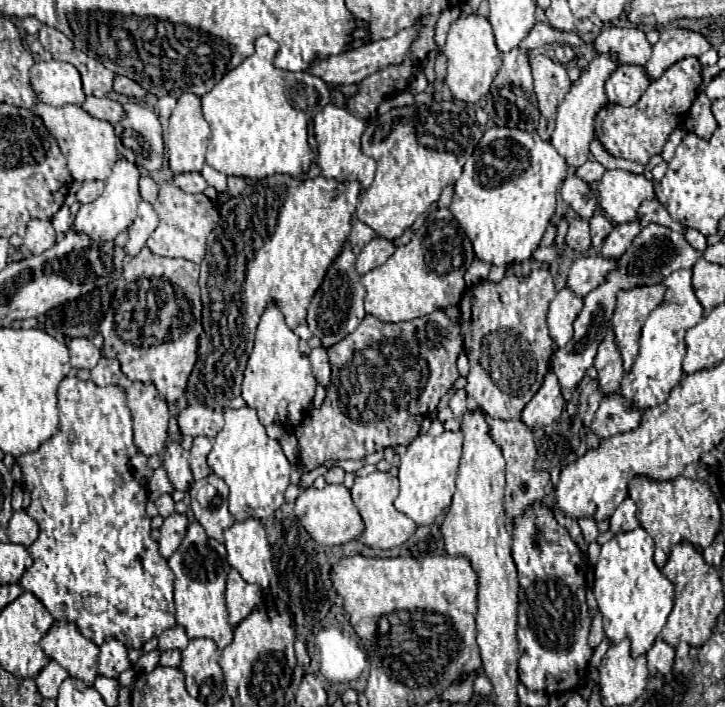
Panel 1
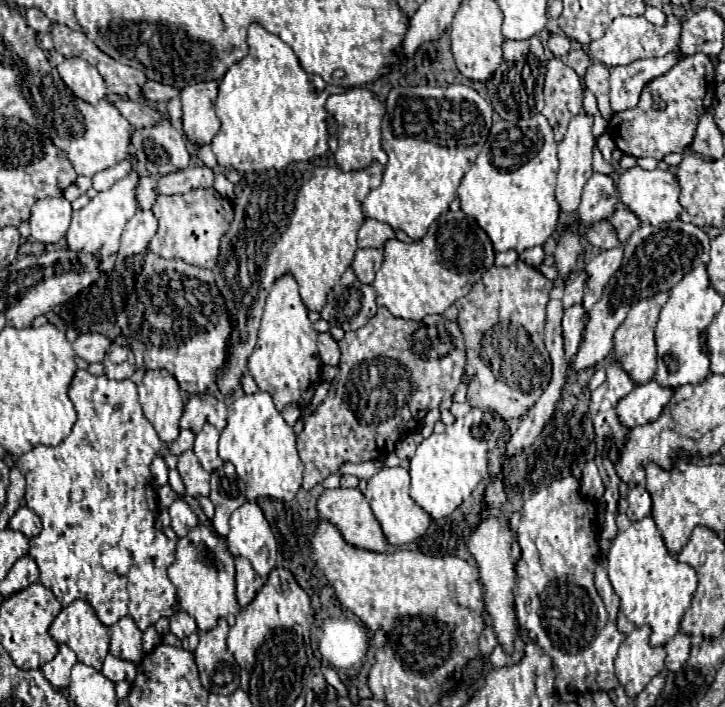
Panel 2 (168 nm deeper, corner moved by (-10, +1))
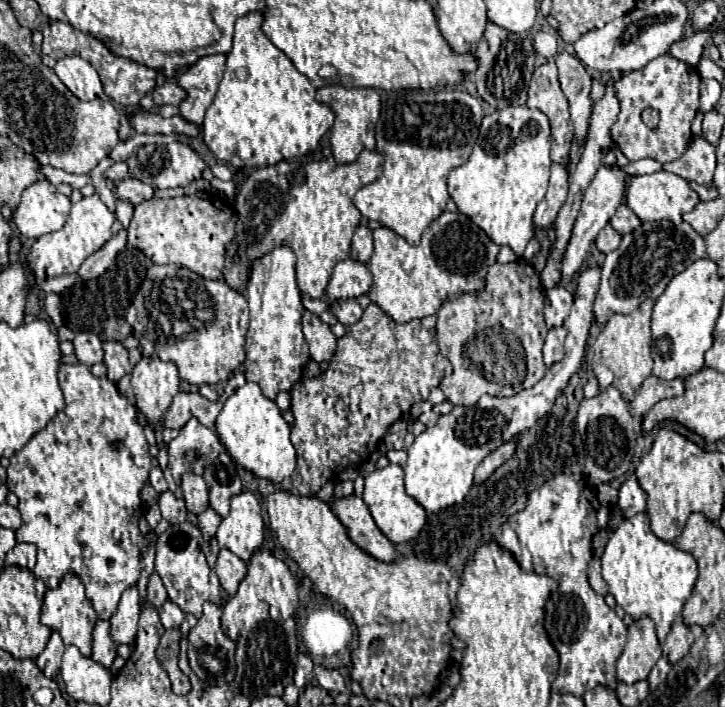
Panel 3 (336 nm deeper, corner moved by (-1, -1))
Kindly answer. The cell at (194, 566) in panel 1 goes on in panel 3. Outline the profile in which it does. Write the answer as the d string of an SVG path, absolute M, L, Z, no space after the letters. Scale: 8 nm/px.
M189 522L169 526L169 530L157 538L157 556L155 556L155 572L161 576L169 600L175 602L185 614L193 614L195 618L201 616L201 606L207 600L211 600L219 608L223 606L223 594L221 594L223 590L219 578L215 570L207 564L205 554L199 548L199 540L201 540L201 530Z

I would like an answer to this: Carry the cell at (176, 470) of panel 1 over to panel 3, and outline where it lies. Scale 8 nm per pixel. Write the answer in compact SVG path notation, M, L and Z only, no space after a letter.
M193 472L183 474L181 478L181 490L185 496L185 504L187 510L193 514L201 514L207 506L209 506L209 492L207 492L207 484L203 480L203 476L197 476Z

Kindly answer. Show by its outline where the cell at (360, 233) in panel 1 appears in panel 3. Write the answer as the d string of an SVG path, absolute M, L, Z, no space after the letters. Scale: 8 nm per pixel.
M363 222L363 224L359 224L359 228L355 230L355 236L353 236L351 258L359 260L359 262L369 262L371 254L373 254L373 232Z

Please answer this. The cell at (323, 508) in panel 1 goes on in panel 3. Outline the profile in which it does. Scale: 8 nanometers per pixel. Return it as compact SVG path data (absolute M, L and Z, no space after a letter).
M351 494L345 498L333 498L329 504L341 524L347 528L347 534L353 544L383 562L391 562L397 558L395 546L381 534L369 514L367 504L359 496Z

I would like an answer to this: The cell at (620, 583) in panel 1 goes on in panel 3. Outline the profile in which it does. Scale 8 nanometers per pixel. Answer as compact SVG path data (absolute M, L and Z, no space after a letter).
M637 514L613 531L601 556L601 568L608 592L615 596L617 604L633 620L649 616L655 622L659 644L663 644L697 580L697 562L693 556L677 550L669 542L661 542L651 532L647 514Z

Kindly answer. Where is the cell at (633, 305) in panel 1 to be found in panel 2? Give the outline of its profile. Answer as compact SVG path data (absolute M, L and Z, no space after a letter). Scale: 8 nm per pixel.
M658 292L654 298L640 300L632 304L626 320L614 334L614 358L620 362L620 366L628 372L628 376L634 380L634 384L642 386L650 382L656 374L656 342L654 342L654 328L658 322L660 308L668 300L668 292Z

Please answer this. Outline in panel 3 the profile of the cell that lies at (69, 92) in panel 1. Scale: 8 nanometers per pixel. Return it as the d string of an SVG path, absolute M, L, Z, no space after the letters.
M67 56L57 60L55 74L79 100L107 98L97 70L79 56Z

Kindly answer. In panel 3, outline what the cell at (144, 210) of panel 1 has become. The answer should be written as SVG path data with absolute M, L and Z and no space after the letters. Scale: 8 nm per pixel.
M121 228L107 244L103 244L103 248L99 248L99 252L93 252L83 262L83 266L79 268L81 278L87 282L87 280L93 280L93 278L101 276L111 266L117 252L121 252L125 248L125 244L127 244L127 230Z

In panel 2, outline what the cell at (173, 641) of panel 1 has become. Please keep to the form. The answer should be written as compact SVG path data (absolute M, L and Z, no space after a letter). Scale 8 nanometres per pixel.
M176 608L174 614L170 616L170 632L176 634L178 638L186 638L196 630L196 622L192 616L188 616L184 610Z

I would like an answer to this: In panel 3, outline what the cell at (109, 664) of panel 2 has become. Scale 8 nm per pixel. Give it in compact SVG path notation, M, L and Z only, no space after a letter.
M99 620L93 630L93 656L97 664L103 664L103 668L111 668L113 660L117 658L117 646L109 638L109 622Z

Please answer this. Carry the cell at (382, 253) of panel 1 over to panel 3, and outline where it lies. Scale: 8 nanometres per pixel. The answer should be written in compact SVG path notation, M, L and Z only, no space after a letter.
M347 258L335 266L329 286L327 286L327 294L329 294L329 298L363 296L371 288L371 282L373 282L373 276L371 276L367 264Z

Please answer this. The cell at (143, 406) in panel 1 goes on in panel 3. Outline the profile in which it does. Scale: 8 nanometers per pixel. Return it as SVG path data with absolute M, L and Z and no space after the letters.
M143 358L133 370L131 386L135 392L135 406L155 432L163 430L163 412L179 392L179 382L173 362Z

